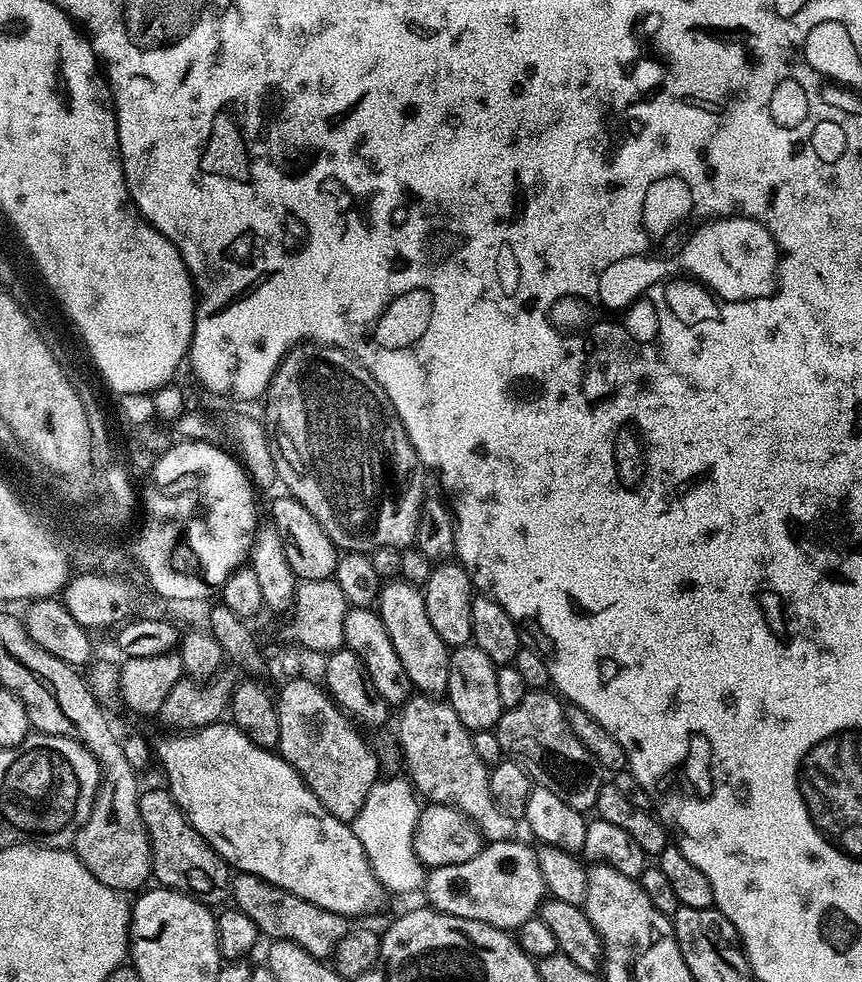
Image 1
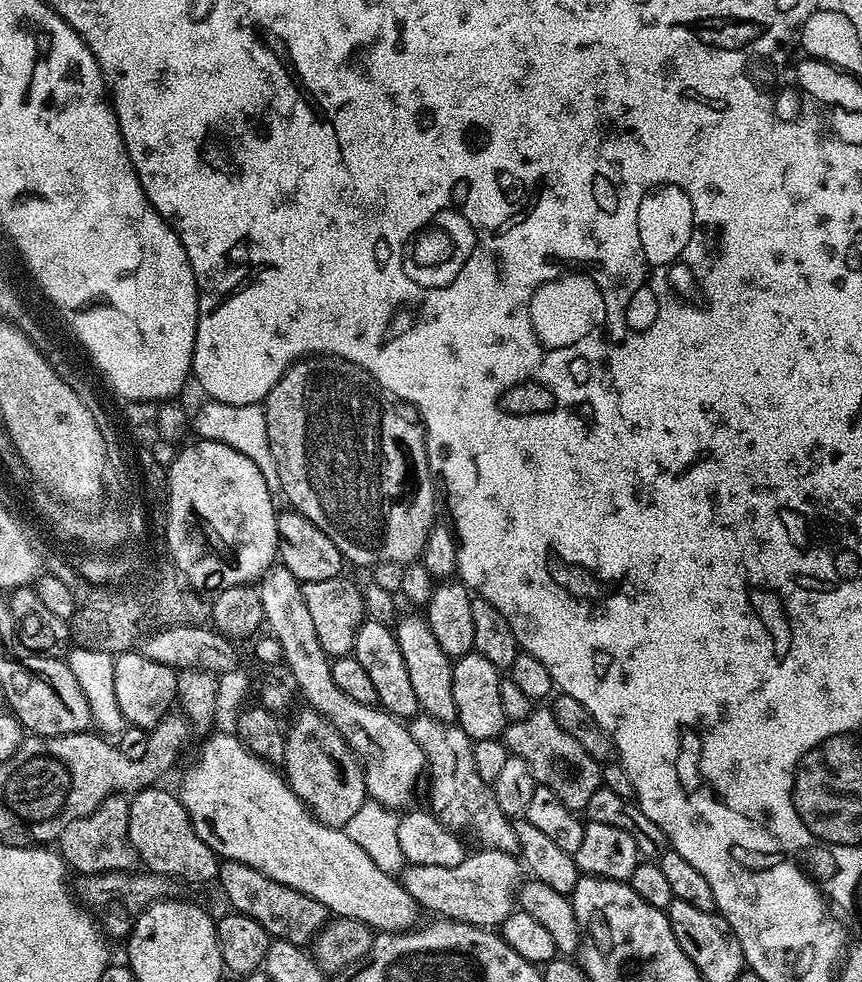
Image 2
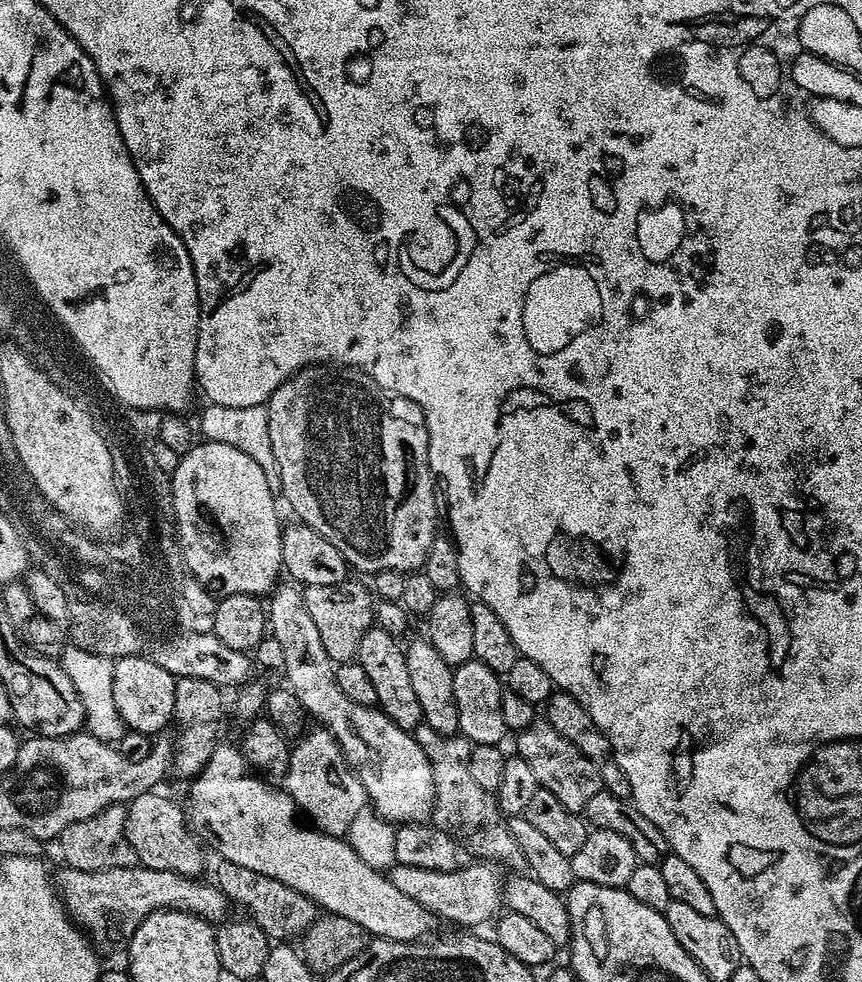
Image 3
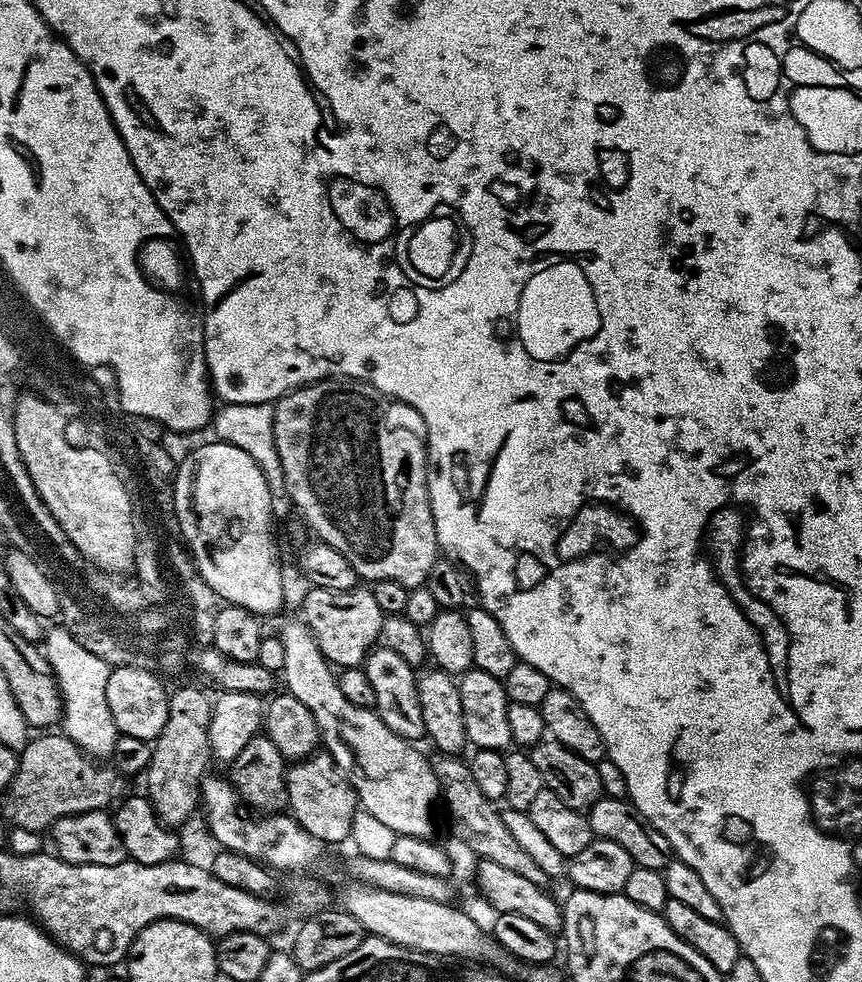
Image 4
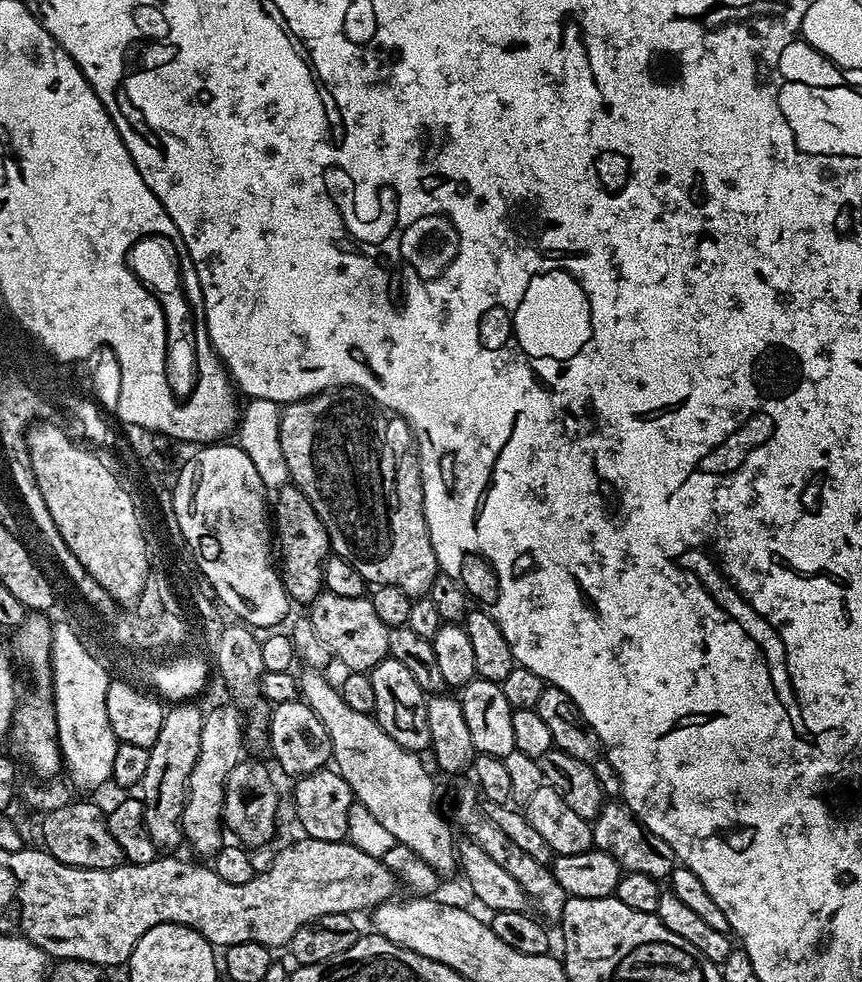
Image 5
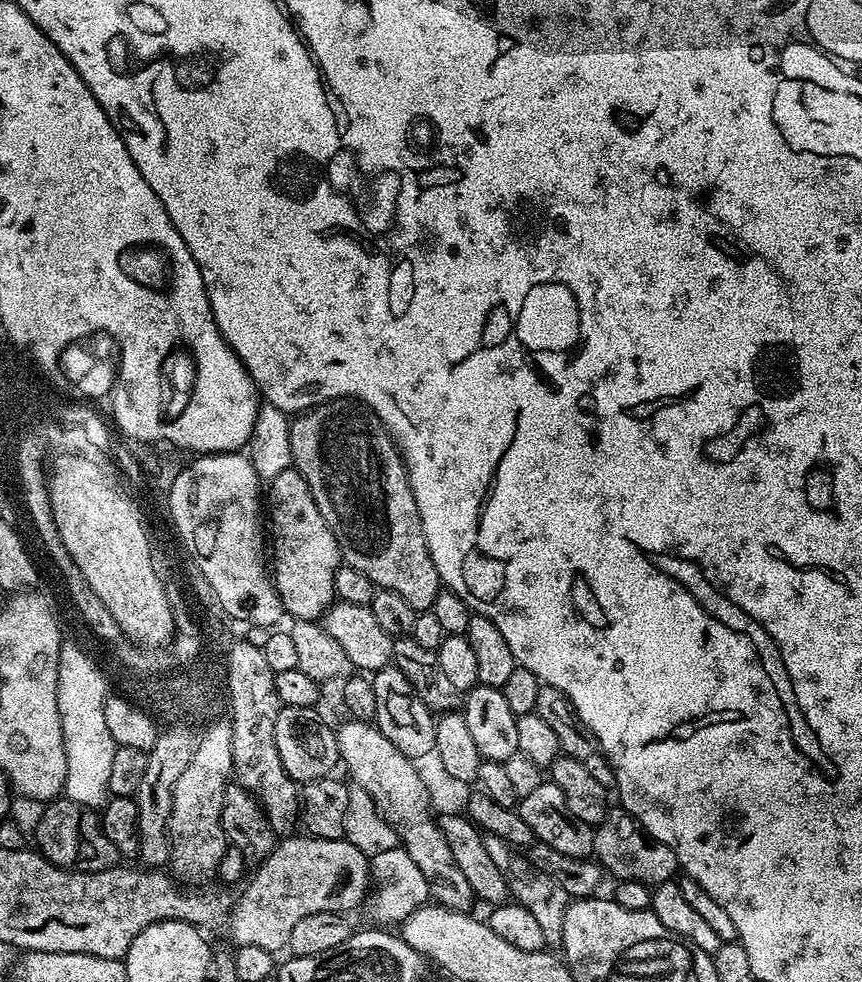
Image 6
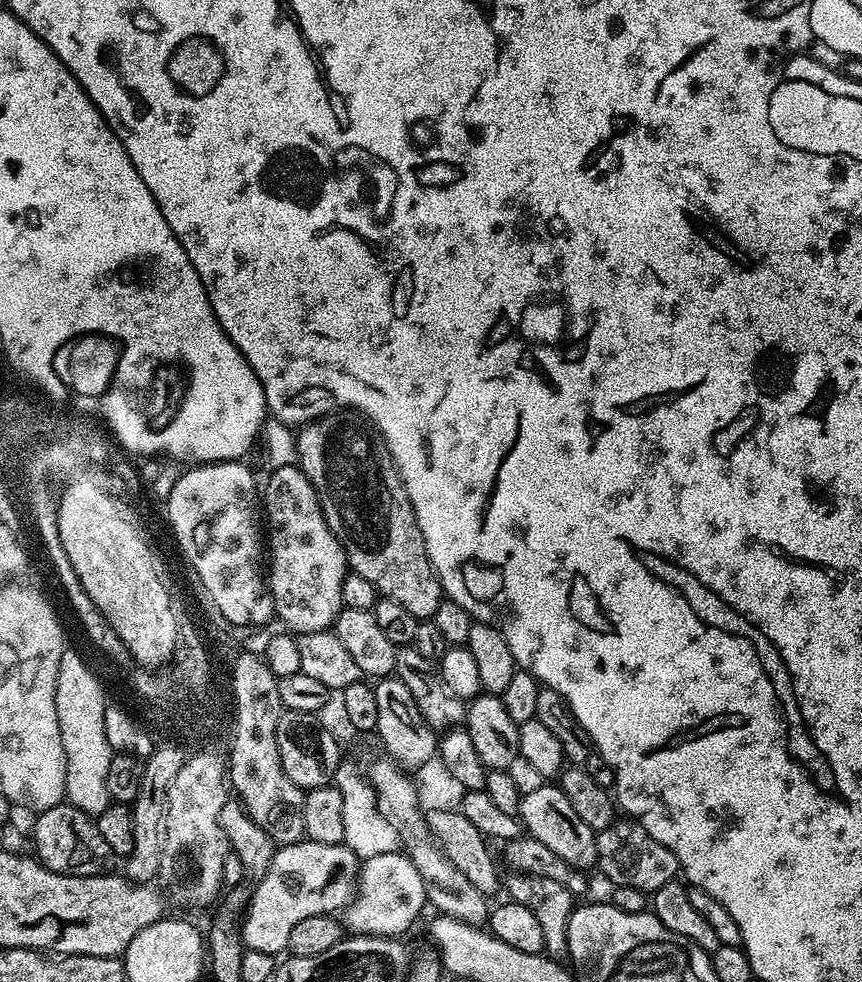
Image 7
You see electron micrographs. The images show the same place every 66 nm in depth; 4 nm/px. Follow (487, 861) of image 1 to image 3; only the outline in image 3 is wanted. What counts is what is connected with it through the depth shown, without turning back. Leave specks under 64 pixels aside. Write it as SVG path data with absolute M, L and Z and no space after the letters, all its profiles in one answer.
M492 862L472 863L476 864L465 863L452 872L426 870L418 866L395 863L387 869L386 875L390 882L394 882L396 889L414 898L418 906L430 910L433 916L441 921L449 920L450 923L456 924L452 926L472 926L468 924L484 924L488 919L491 921L502 908L501 869Z

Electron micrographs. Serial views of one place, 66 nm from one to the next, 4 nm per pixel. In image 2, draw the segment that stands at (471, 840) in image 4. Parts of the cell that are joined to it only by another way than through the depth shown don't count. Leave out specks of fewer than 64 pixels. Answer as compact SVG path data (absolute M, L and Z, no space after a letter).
M417 714L411 717L408 732L422 746L426 765L426 784L432 791L431 811L452 832L462 834L465 841L476 843L480 850L519 853L518 834L513 817L502 814L498 798L494 798L491 787L482 782L474 767L473 741L460 729L459 724L439 720L434 716Z

